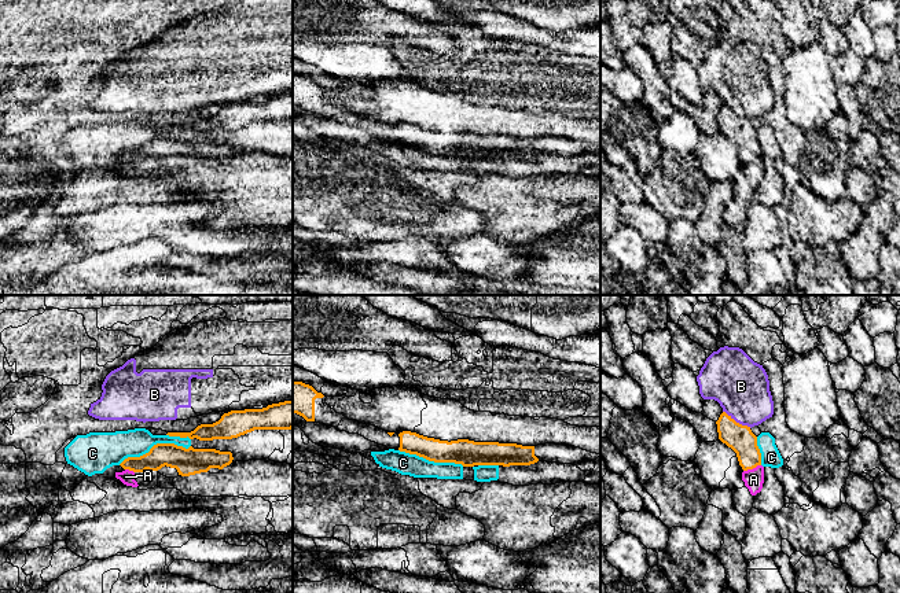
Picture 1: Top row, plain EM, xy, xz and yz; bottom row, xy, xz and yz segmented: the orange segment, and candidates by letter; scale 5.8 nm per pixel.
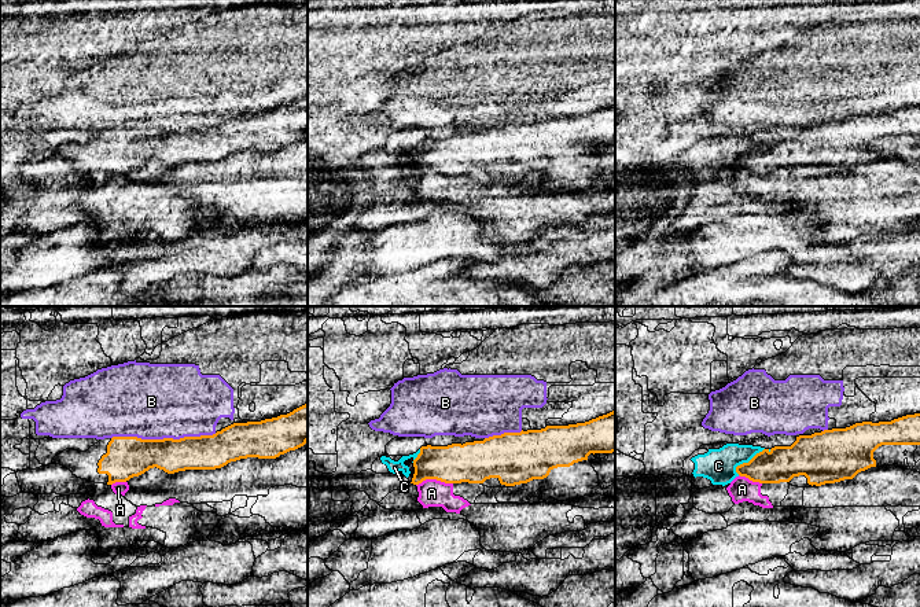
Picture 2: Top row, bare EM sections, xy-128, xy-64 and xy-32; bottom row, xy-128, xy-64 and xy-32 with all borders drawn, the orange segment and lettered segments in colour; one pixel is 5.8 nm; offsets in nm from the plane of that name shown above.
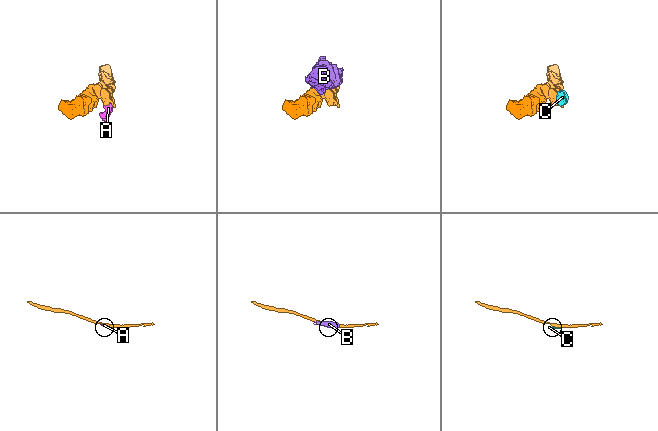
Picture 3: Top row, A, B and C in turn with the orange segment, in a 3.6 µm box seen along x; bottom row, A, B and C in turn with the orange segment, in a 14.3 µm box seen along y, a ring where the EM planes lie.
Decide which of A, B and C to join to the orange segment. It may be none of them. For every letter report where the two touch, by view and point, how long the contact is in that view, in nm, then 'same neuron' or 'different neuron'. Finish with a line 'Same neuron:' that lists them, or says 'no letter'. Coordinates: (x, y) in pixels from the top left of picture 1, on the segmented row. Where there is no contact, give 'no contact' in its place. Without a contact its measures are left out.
A: yz (752, 468) | 110 nm | different neuron
B: yz (735, 422) | 190 nm | different neuron
C: xy (154, 445) | 440 nm | different neuron
Same neuron: no letter

